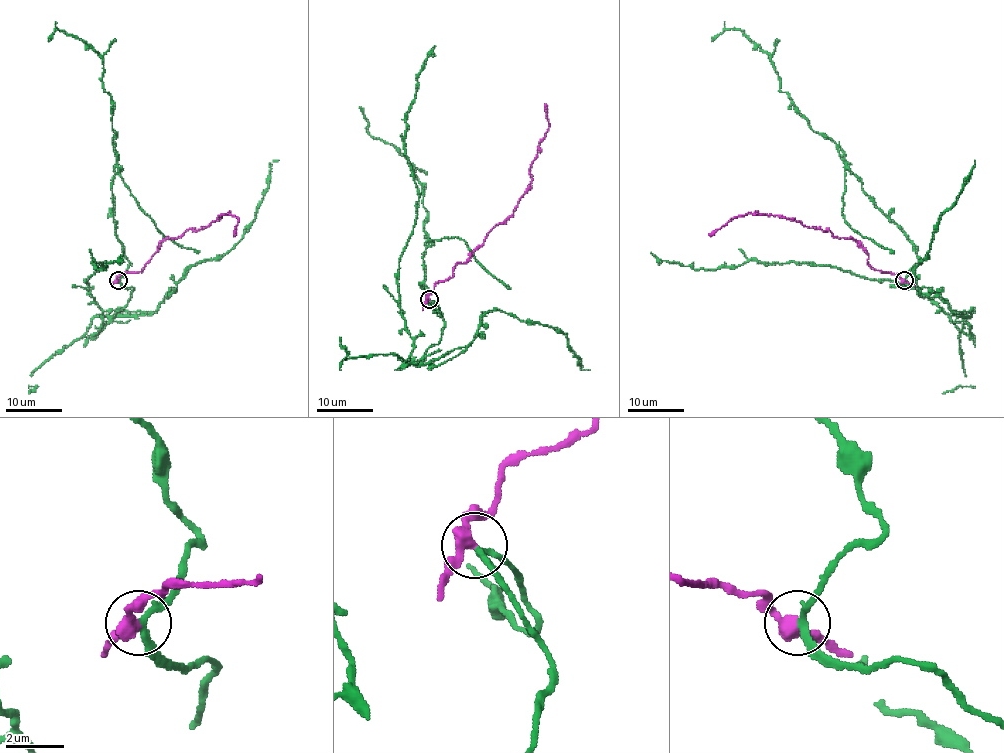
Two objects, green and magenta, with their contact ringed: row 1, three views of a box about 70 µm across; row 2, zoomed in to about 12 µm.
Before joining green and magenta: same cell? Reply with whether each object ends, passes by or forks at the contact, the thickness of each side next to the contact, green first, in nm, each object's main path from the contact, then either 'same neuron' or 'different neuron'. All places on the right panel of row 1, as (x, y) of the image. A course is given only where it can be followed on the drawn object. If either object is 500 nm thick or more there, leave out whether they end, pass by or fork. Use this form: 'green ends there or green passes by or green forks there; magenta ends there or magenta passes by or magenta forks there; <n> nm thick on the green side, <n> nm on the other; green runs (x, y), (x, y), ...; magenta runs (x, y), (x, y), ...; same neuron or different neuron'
green passes by; magenta passes by; 200 nm thick on the green side, 380 nm on the other; green runs (904, 280), (945, 300), (969, 335), (915, 288), (888, 280), (806, 263), (747, 260), (703, 269), (651, 252); magenta runs (904, 280), (875, 270), (856, 240), (836, 238), (827, 229), (803, 226), (785, 216), (738, 215), (709, 235); different neuron

